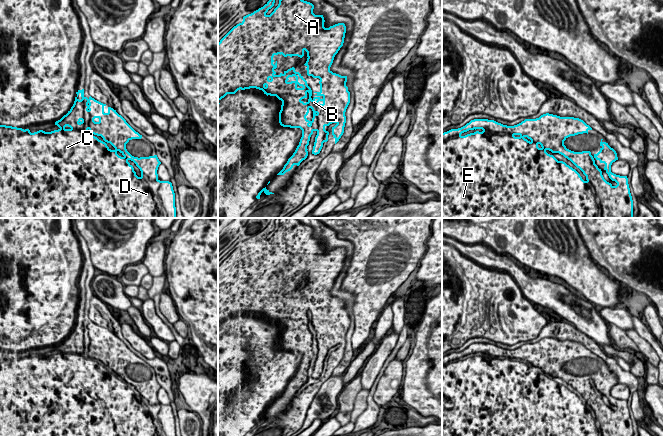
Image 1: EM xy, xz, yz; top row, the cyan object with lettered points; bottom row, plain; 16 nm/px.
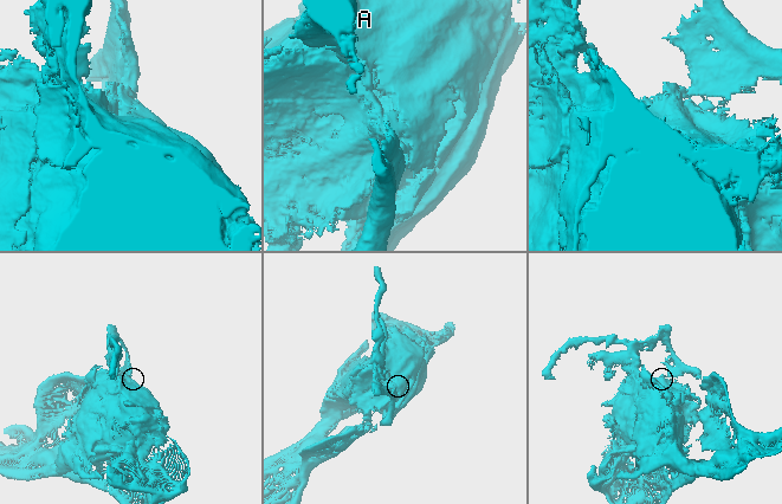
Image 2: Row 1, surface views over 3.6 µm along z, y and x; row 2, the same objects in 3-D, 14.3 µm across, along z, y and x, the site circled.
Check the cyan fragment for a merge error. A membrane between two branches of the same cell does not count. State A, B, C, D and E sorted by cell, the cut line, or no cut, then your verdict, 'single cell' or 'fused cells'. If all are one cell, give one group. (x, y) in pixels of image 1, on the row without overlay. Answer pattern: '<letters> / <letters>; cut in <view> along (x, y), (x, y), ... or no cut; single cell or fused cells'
A B C D E; no cut; single cell

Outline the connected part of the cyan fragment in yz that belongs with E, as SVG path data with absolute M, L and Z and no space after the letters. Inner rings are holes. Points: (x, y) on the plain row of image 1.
M546 337L514 350L494 344L474 343L461 352L442 357L442 436L633 436L627 400L611 396L611 389L618 381L608 367L601 363L600 375L593 380L590 375L574 376L564 369L568 361L588 358L589 354L592 352L579 342ZM547 374L570 384L583 396L586 404L565 386L548 378ZM596 384L605 388L604 394L617 407L616 410L604 403L601 393L595 388Z

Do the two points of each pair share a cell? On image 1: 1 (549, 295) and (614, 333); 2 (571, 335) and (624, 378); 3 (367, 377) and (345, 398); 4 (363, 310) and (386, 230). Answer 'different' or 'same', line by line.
1: different
2: same
3: different
4: same

